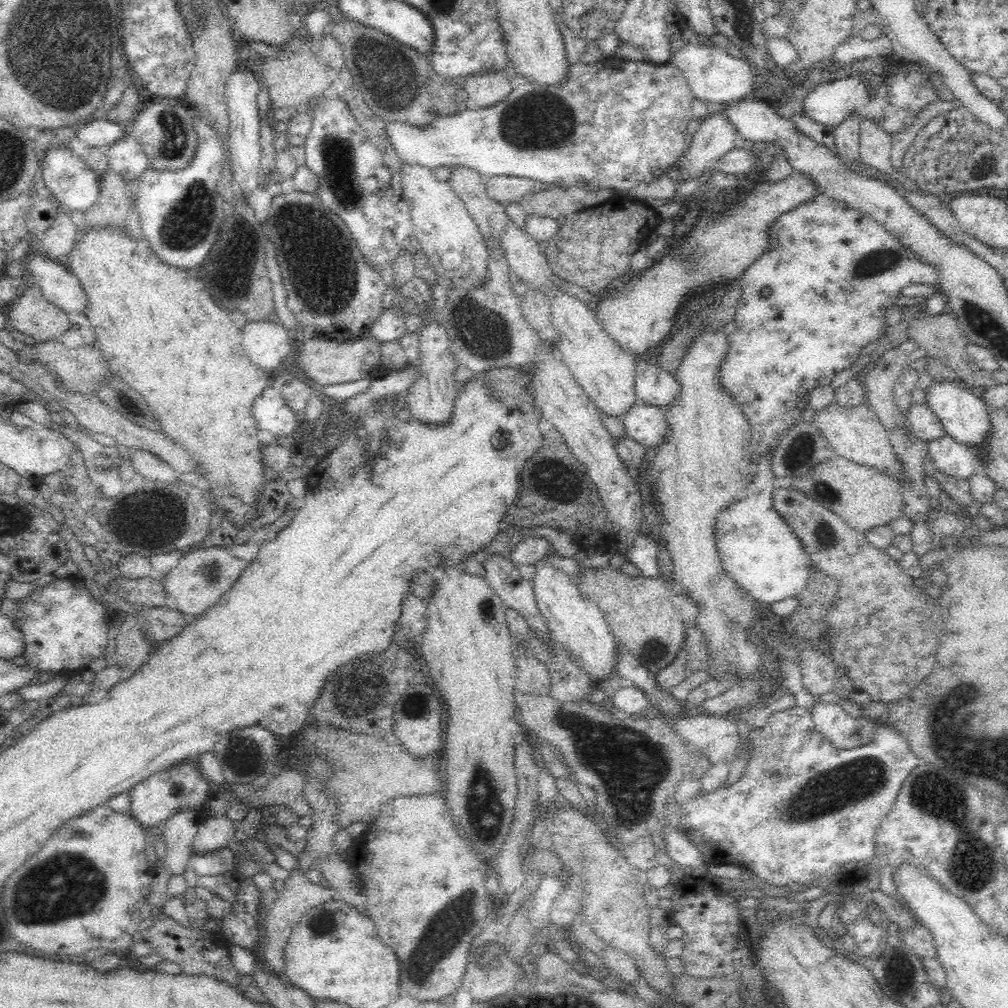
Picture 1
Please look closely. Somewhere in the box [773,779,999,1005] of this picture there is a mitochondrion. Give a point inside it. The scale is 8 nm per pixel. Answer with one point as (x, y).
(970, 869)

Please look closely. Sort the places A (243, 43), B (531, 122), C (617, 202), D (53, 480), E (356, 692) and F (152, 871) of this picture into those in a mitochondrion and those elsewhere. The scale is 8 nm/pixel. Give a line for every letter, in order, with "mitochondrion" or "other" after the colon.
A: other
B: mitochondrion
C: other
D: other
E: mitochondrion
F: other

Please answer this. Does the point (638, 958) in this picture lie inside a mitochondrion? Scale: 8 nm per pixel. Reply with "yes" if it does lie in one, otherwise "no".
no

